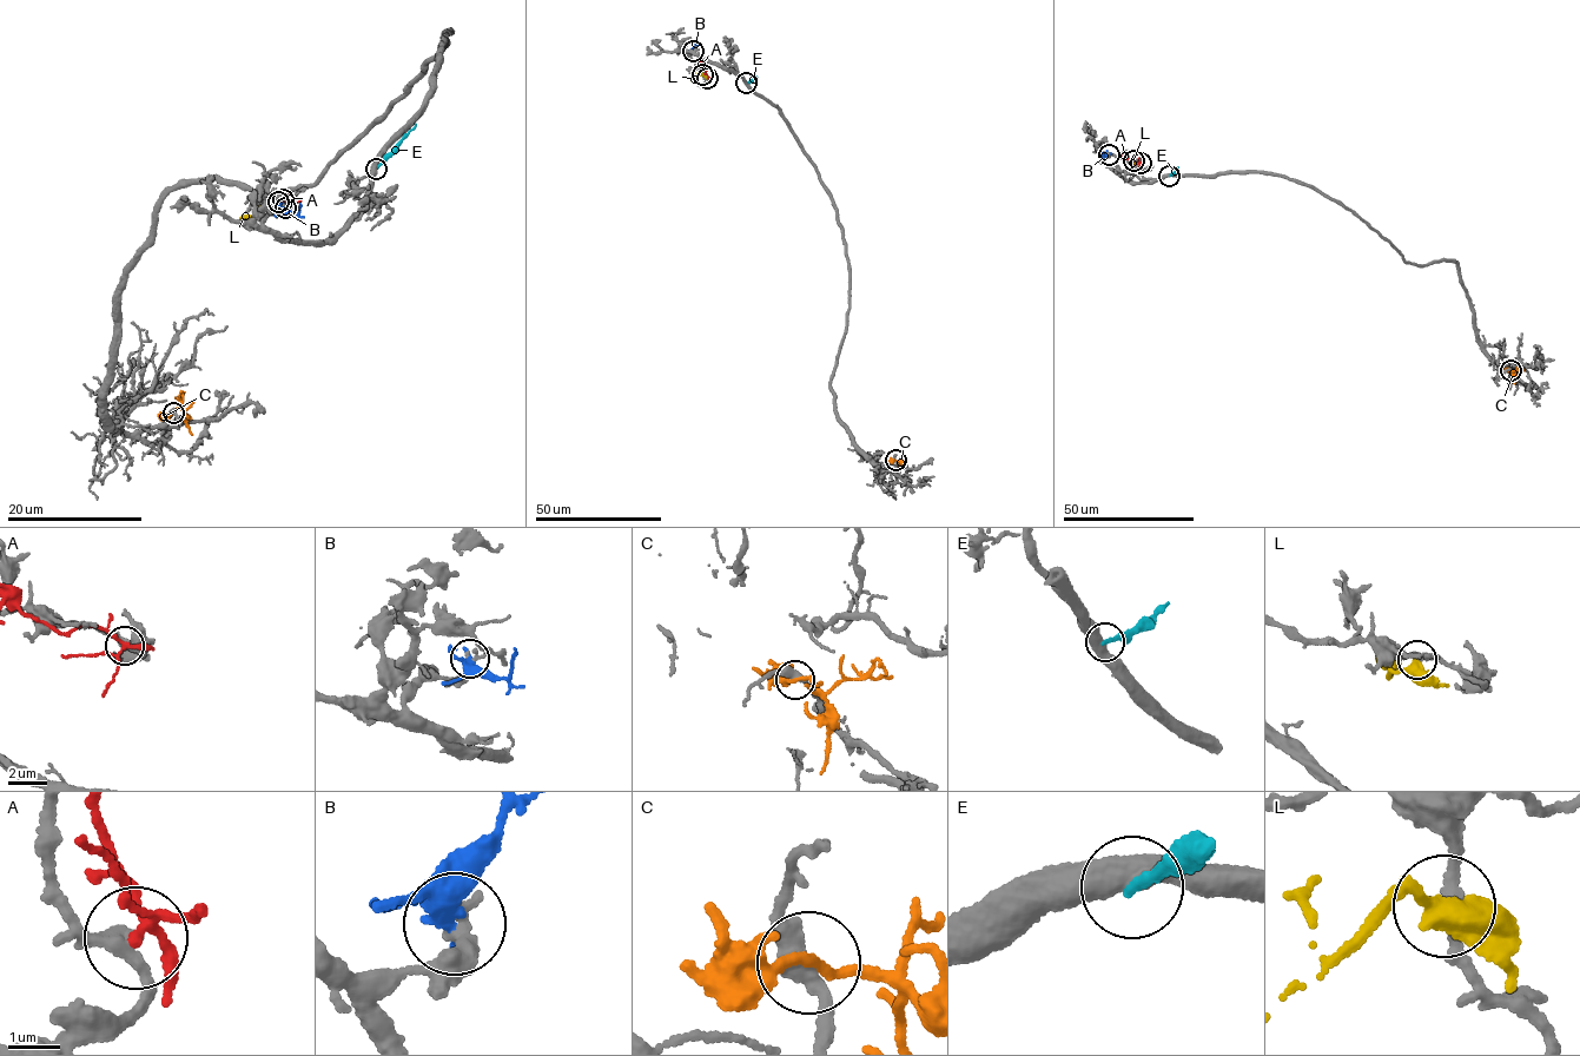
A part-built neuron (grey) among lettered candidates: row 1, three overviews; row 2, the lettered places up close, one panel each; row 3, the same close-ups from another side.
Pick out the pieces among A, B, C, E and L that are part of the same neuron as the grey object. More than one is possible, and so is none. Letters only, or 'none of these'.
none of these

